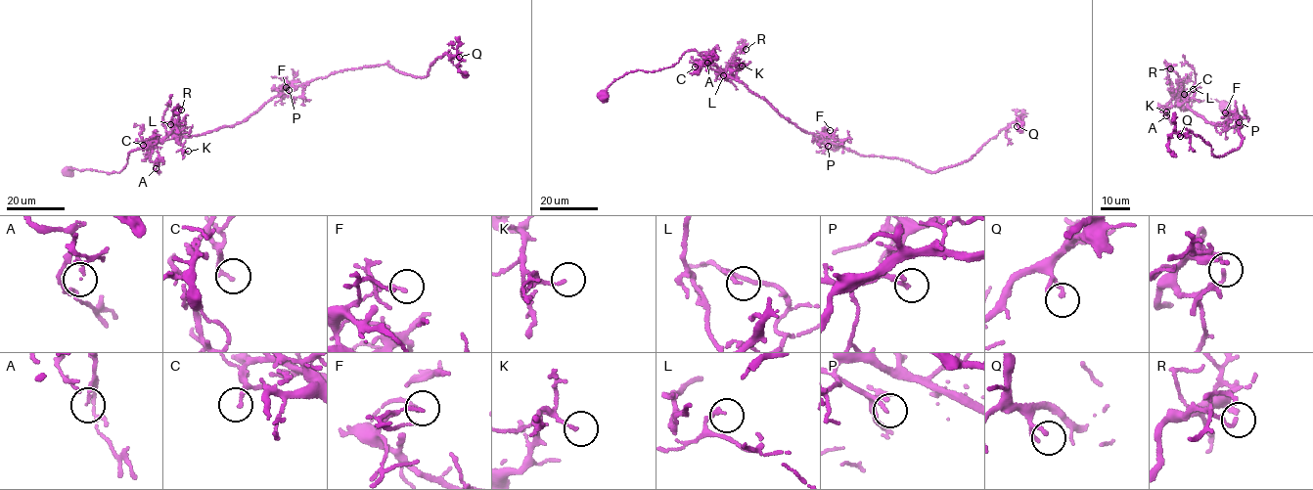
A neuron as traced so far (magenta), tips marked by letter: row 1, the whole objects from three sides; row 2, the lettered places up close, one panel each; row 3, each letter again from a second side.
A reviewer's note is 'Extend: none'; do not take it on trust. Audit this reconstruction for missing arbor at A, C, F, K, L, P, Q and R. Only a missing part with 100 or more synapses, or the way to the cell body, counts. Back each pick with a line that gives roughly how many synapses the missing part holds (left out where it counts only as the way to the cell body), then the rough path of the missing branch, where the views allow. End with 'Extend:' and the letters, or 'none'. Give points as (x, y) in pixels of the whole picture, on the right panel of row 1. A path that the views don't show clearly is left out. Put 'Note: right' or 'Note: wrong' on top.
Note: wrong
P: about 250 synapses; missing branch runs (1239, 122), (1241, 126), (1236, 137), (1241, 139), (1238, 133)
Extend: P

